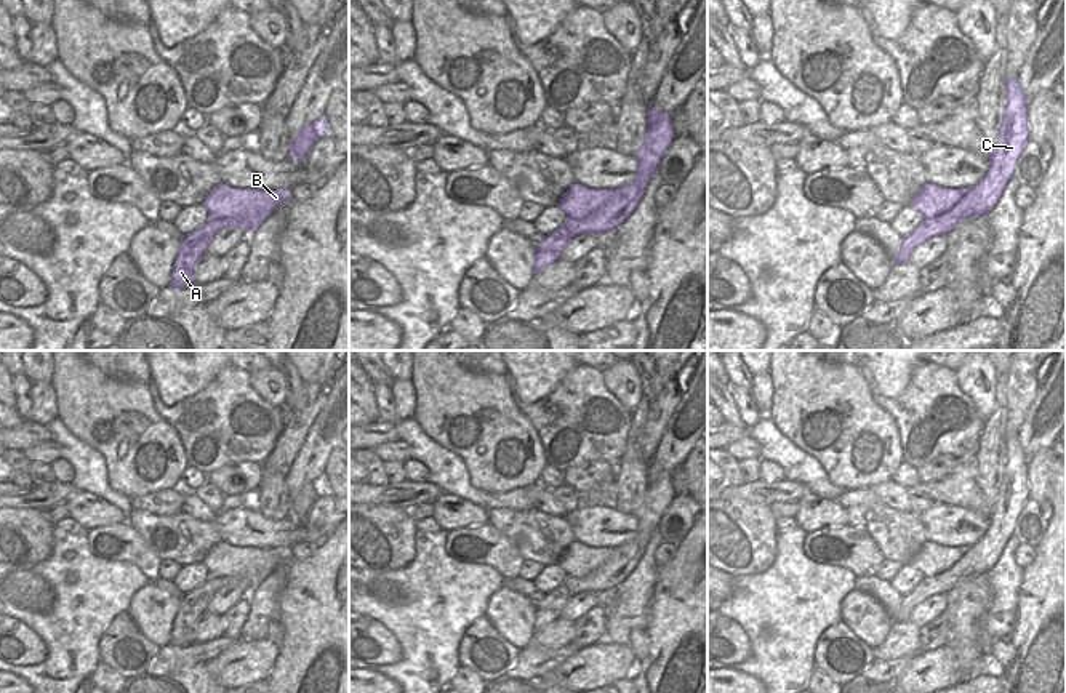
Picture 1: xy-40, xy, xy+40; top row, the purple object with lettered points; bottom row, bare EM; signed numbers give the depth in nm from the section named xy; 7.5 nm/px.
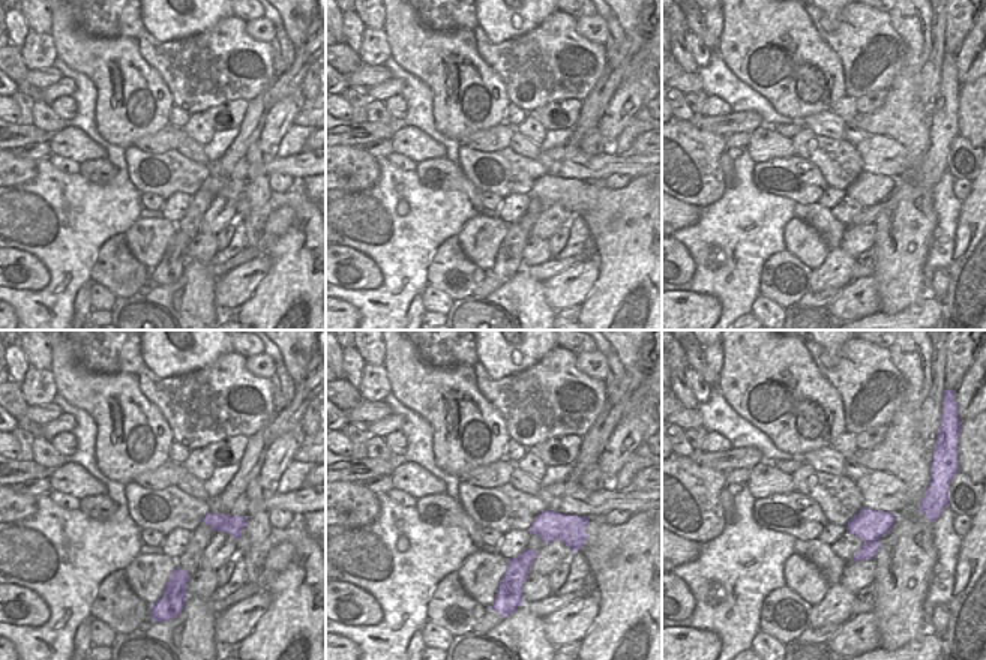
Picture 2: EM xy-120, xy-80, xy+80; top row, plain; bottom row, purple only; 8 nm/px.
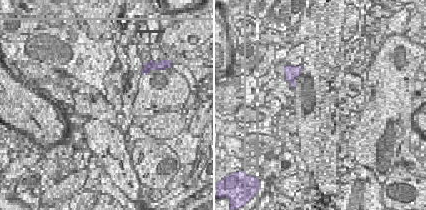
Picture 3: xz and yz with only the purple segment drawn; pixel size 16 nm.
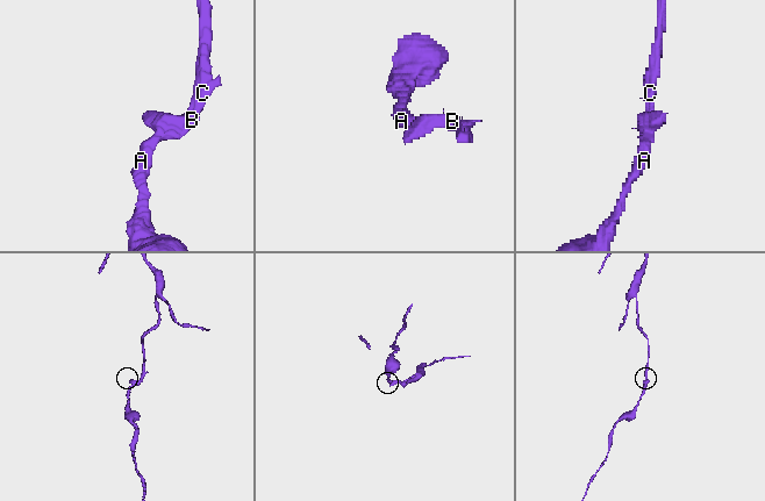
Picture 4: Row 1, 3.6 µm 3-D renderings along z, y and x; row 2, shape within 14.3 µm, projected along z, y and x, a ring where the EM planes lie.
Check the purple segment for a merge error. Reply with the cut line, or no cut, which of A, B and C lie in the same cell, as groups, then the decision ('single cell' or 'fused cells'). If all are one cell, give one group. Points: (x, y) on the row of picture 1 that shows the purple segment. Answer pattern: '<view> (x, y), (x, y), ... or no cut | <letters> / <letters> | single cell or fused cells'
xy (613, 191), (591, 213), (569, 218) | A C / B | fused cells

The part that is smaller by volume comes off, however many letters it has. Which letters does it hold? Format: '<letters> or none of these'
B

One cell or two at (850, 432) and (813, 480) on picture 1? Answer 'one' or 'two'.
two

